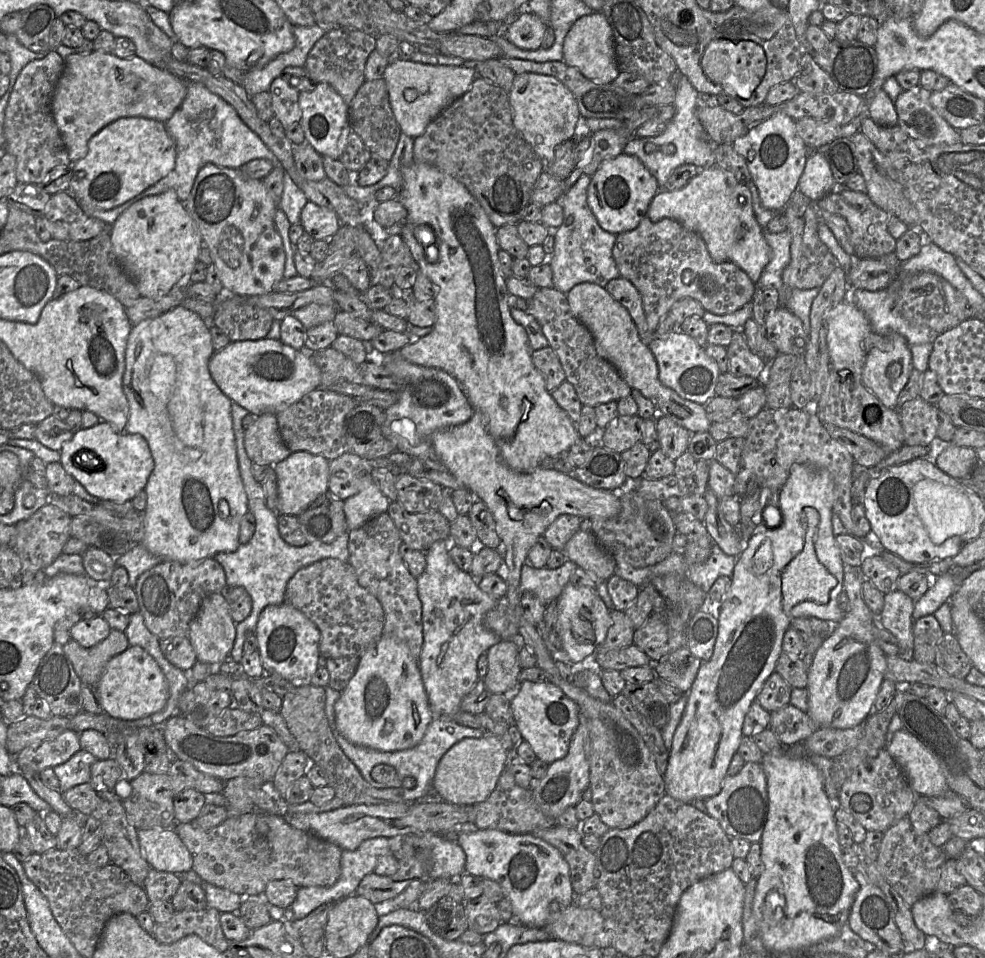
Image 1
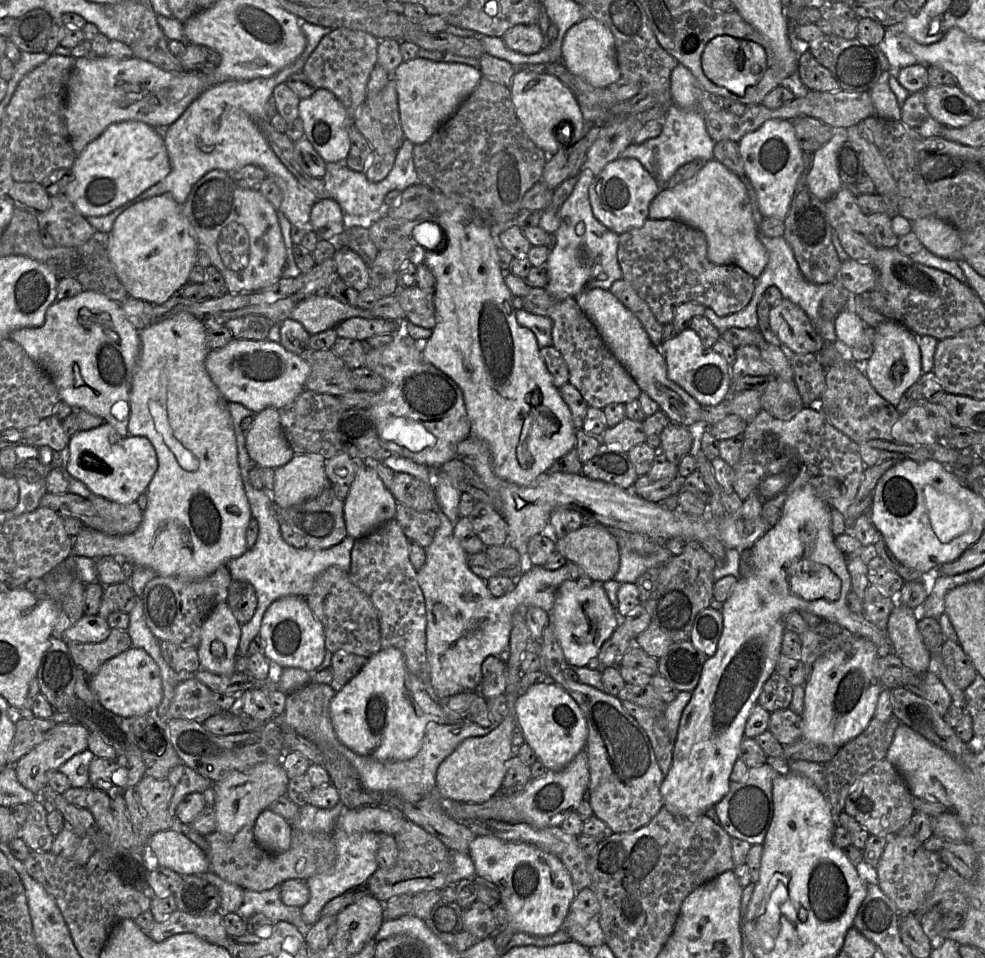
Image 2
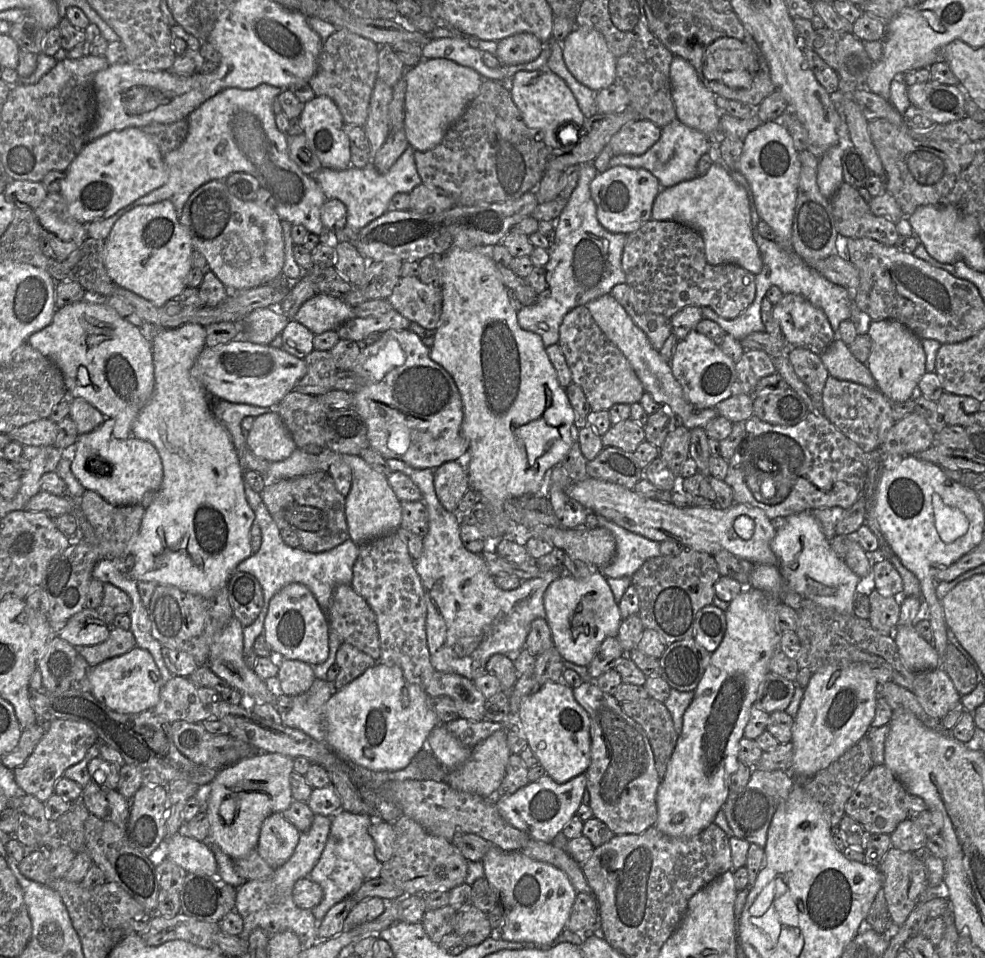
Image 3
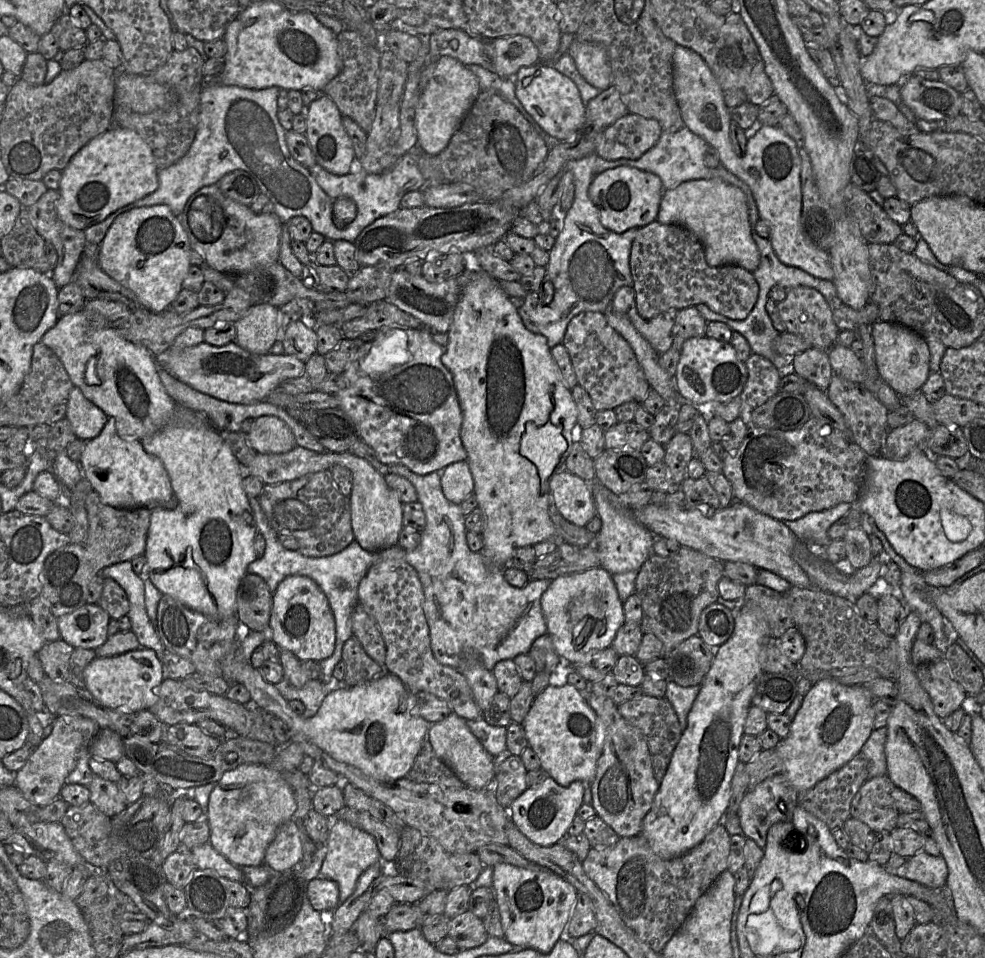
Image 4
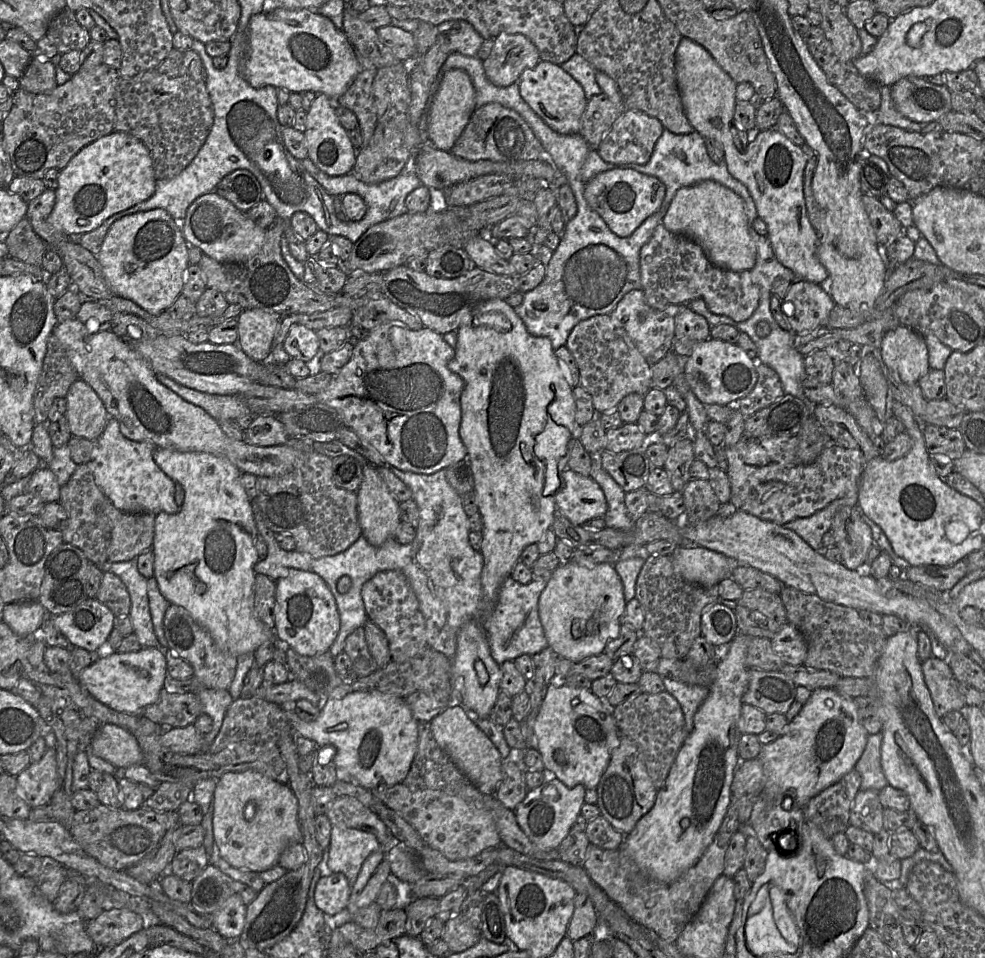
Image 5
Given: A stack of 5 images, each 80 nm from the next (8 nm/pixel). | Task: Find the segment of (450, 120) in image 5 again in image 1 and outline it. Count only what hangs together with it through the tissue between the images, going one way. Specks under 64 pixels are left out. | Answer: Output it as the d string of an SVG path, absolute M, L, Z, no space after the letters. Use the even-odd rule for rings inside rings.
M399 59L387 65L382 78L401 131L416 139L432 120L470 89L477 76L474 66L429 65Z

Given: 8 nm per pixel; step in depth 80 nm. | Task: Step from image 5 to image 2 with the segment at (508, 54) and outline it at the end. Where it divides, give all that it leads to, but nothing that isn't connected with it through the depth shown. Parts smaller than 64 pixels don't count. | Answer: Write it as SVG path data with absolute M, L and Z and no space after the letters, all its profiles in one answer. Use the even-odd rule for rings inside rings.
M518 24L509 28L502 39L506 46L518 53L530 55L544 47L543 33L538 24Z

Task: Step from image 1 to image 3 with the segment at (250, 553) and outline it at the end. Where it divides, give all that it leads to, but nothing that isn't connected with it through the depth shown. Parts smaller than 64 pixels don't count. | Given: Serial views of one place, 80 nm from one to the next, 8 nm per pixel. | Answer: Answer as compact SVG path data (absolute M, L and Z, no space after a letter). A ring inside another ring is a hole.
M210 397L210 408L215 418L229 432L238 454L239 464L245 471L244 454L247 450L246 440L242 434L241 422L245 417L257 417L268 412L277 412L275 408L259 407L242 403L232 403ZM244 482L244 489L247 502L255 514L254 521L260 527L262 543L260 549L240 562L236 570L255 576L262 587L264 597L264 604L257 619L251 625L243 628L243 653L246 655L253 651L256 638L263 633L264 620L270 600L281 588L290 583L305 585L313 593L319 606L328 616L329 601L333 589L341 584L351 585L353 566L359 553L359 547L350 538L335 548L320 553L311 553L301 547L292 548L288 546L282 540L281 530L270 515L261 494L255 492L246 482Z

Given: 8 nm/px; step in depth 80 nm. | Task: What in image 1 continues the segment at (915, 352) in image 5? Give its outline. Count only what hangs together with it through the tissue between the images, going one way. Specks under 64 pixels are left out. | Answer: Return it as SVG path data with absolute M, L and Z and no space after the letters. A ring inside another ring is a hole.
M899 334L883 336L890 338L892 349L883 351L879 348L873 348L868 352L862 370L862 381L887 408L897 409L898 396L907 384L910 373L914 369L912 353L909 344L903 336Z

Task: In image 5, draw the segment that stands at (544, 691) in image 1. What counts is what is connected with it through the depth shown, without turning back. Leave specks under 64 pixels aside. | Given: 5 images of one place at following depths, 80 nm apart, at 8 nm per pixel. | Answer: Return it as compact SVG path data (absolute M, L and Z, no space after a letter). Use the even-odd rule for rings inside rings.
M550 684L547 687L543 702L535 720L534 734L536 738L536 749L541 754L545 769L552 772L555 775L555 778L568 788L573 788L578 784L582 784L586 789L596 789L602 774L609 764L612 750L619 745L619 730L617 728L613 714L611 714L609 709L606 708L606 701L603 701L602 699L595 696L590 689L572 687L568 684L561 686Z

